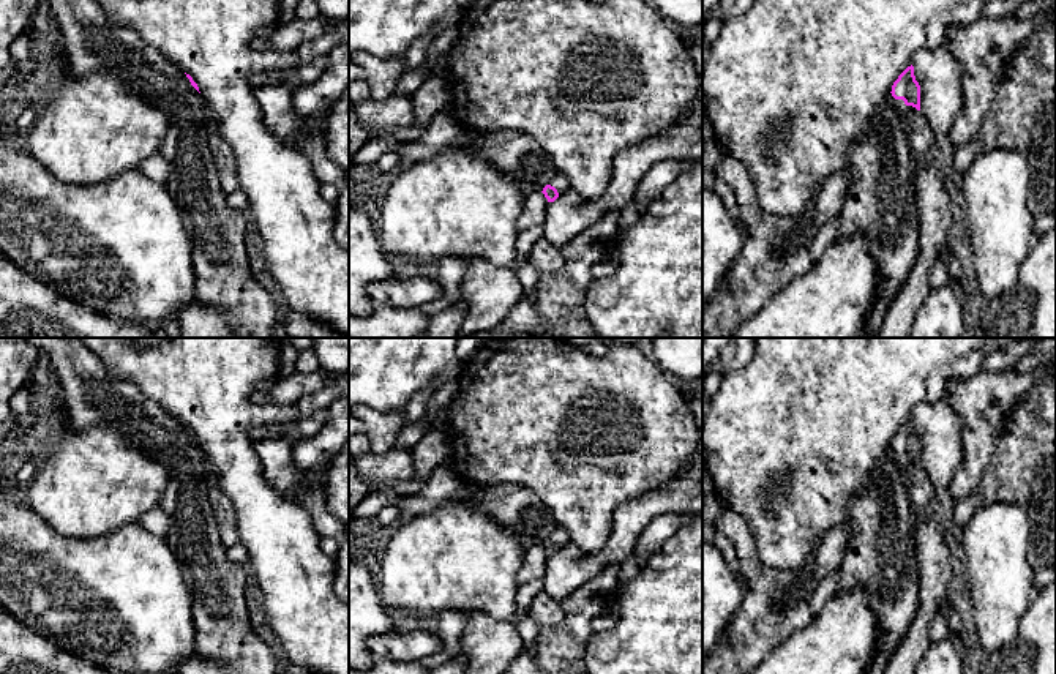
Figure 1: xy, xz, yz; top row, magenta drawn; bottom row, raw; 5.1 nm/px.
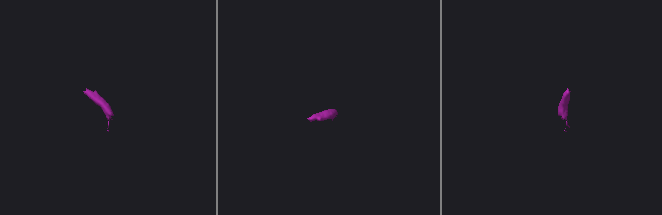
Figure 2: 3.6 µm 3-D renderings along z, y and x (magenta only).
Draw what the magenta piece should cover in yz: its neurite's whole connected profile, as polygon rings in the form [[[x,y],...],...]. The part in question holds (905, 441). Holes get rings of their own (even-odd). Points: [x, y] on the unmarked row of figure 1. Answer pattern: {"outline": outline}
{"outline": [[[912,418],[898,429],[890,447],[897,453],[898,470],[908,488],[912,510],[916,513],[927,510],[936,496],[936,488],[920,466],[920,439]]]}

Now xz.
{"outline": [[[557,527],[549,538],[543,541],[543,548],[548,552],[548,556],[554,556],[560,548],[567,546],[570,543],[570,535],[565,529]]]}

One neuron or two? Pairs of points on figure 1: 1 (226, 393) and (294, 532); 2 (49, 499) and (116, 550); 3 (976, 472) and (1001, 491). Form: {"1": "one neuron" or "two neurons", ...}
{"1": "one neuron", "2": "two neurons", "3": "two neurons"}

